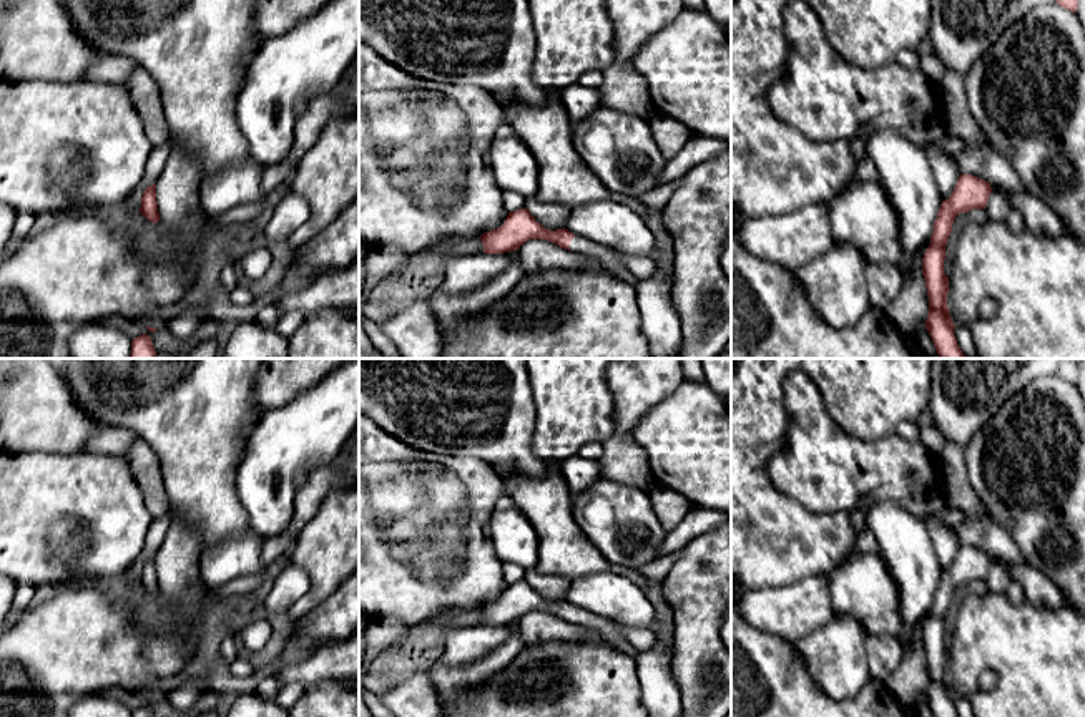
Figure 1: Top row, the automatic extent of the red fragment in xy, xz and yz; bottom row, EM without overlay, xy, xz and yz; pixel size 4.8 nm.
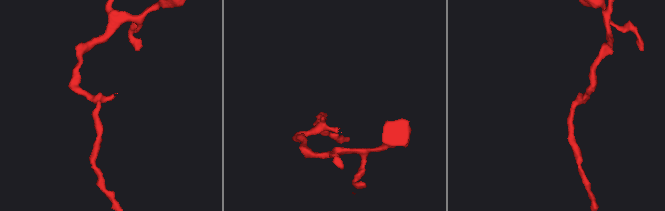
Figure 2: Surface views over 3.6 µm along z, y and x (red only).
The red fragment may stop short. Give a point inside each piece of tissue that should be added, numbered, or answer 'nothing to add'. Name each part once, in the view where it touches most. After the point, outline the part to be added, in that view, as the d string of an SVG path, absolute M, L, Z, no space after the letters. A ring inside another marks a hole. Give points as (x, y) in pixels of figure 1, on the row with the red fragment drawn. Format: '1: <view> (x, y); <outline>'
1: xz (603, 254); M575 236L568 247L570 247L570 251L573 251L577 254L583 254L583 256L600 262L601 266L605 266L606 269L615 272L625 282L628 282L631 285L638 285L640 279L623 266L618 254L615 252L615 249L593 242L593 241L588 241L582 236Z

